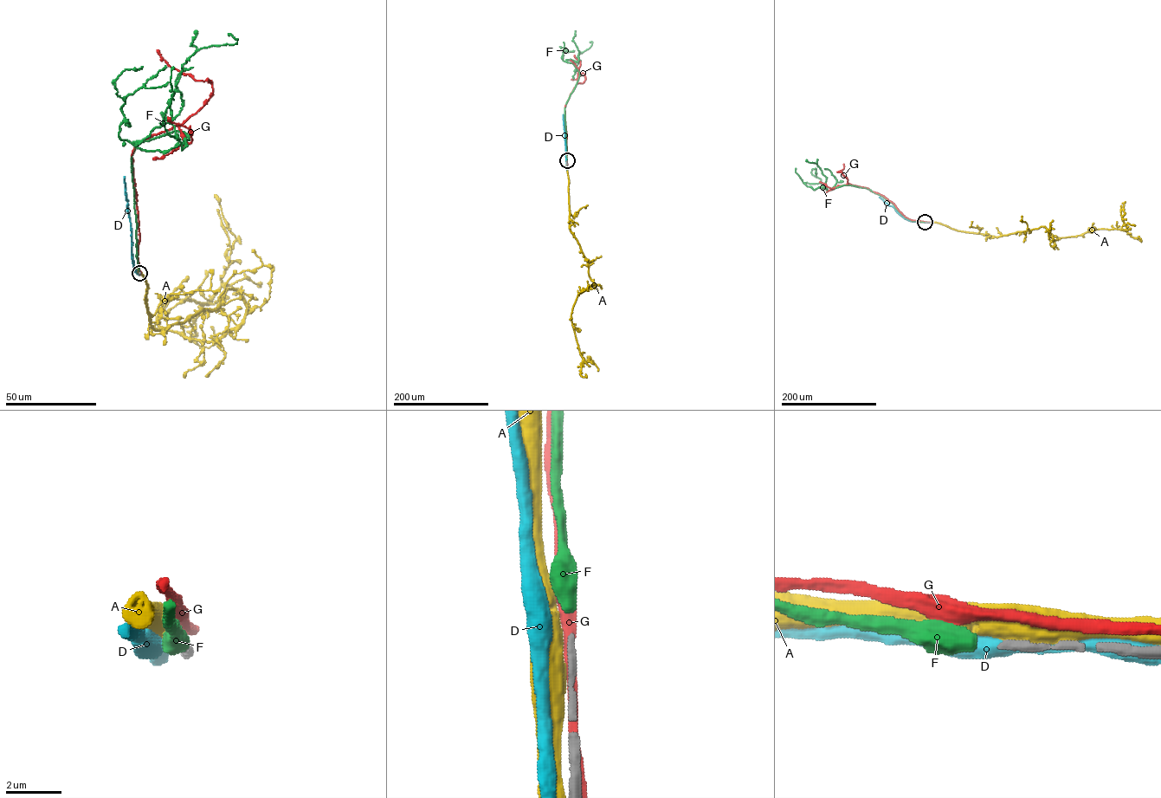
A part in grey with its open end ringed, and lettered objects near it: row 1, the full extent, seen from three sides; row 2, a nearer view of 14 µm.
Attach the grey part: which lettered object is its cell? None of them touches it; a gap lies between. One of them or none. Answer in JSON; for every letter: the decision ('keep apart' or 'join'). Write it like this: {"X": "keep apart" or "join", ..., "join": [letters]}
{"A": "keep apart", "D": "keep apart", "F": "join", "G": "keep apart", "join": ["F"]}

